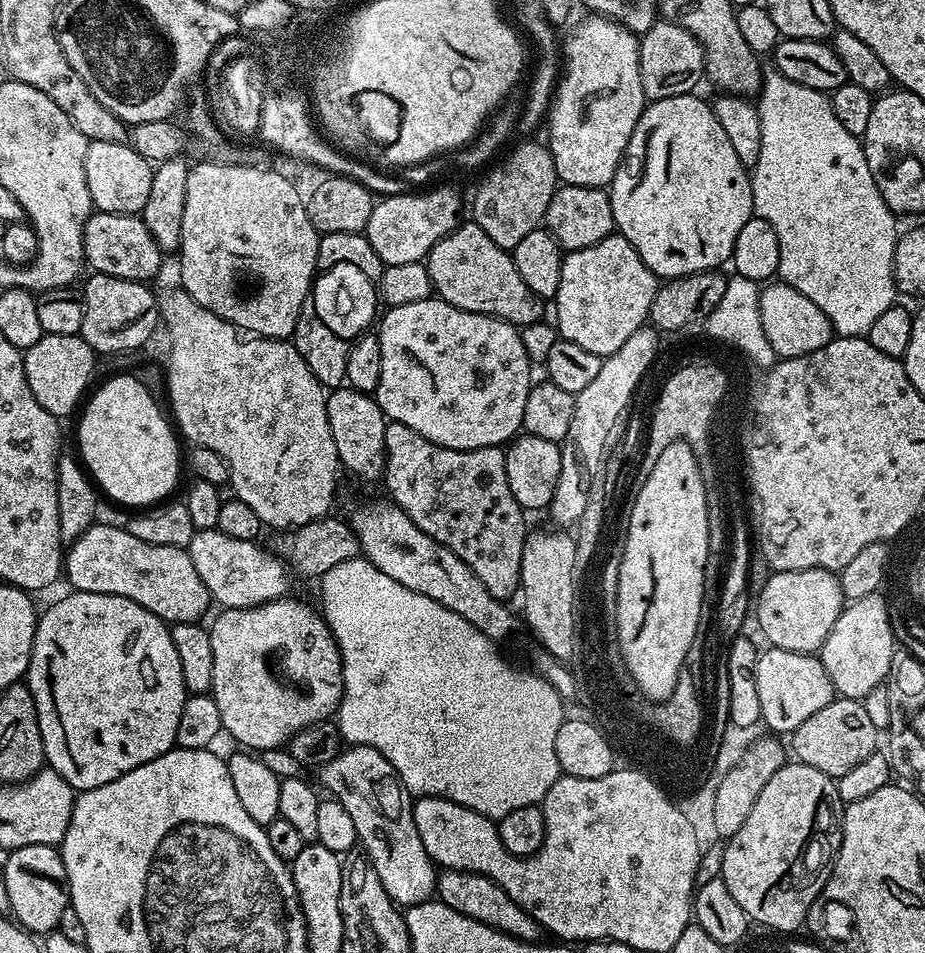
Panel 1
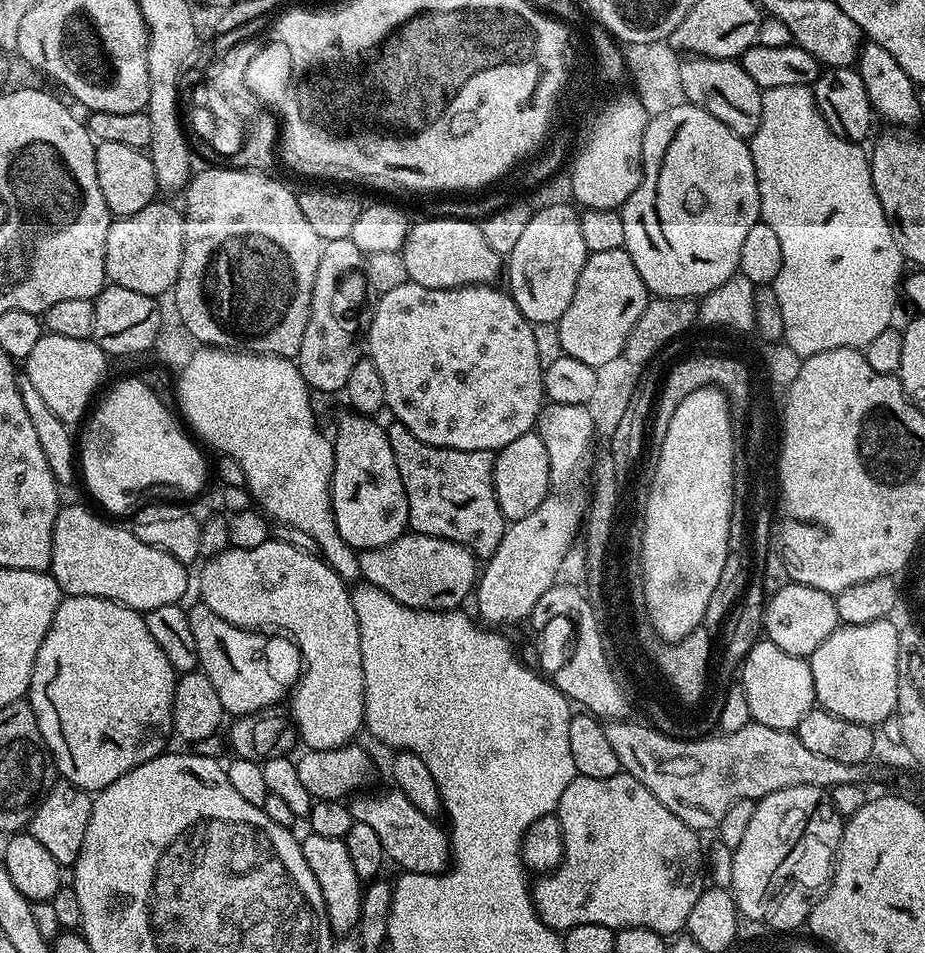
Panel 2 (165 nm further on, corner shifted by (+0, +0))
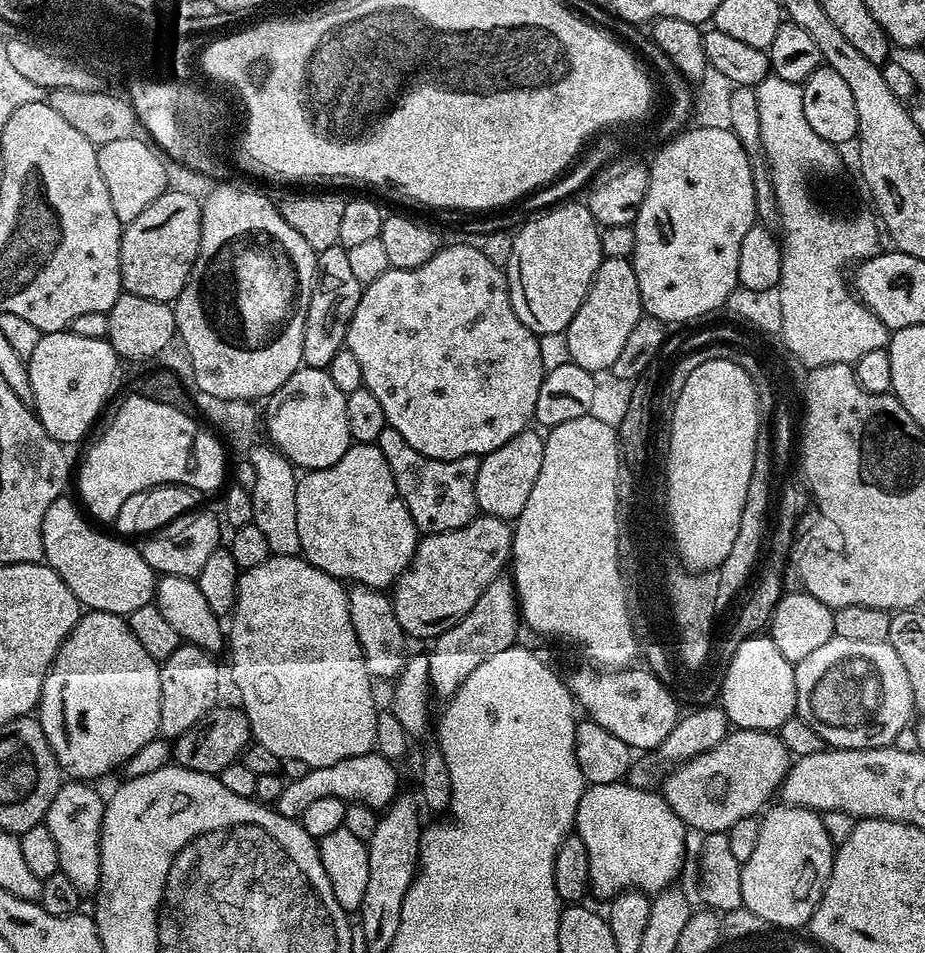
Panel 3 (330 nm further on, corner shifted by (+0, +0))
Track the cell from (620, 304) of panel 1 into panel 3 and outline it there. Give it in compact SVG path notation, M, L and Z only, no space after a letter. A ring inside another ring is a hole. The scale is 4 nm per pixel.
M601 259L590 290L566 329L572 363L590 373L612 369L618 354L622 354L622 345L626 343L630 330L634 330L641 315L638 278L631 259Z

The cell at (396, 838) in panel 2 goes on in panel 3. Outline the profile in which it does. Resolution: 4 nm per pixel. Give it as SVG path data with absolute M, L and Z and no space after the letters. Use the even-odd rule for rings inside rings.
M375 750L358 754L358 758L342 758L342 762L334 762L334 766L310 768L306 774L302 774L302 778L285 783L282 794L278 794L274 810L286 818L299 821L301 814L311 803L327 796L384 810L401 791L400 776L396 773L396 768L397 765L393 761L387 760Z

